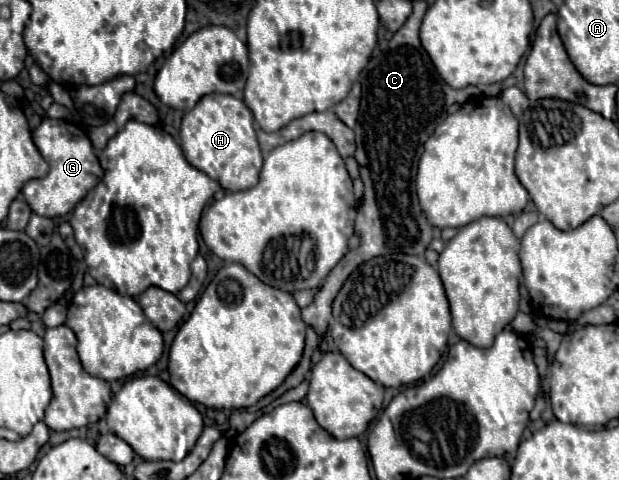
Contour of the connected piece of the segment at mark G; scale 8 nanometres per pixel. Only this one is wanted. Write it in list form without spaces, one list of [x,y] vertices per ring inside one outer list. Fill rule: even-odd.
[[[45,117],[39,127],[33,129],[33,141],[49,163],[49,173],[43,179],[31,179],[23,187],[23,197],[29,207],[41,217],[63,217],[67,215],[103,177],[103,169],[97,161],[93,145],[85,131],[63,121]]]

